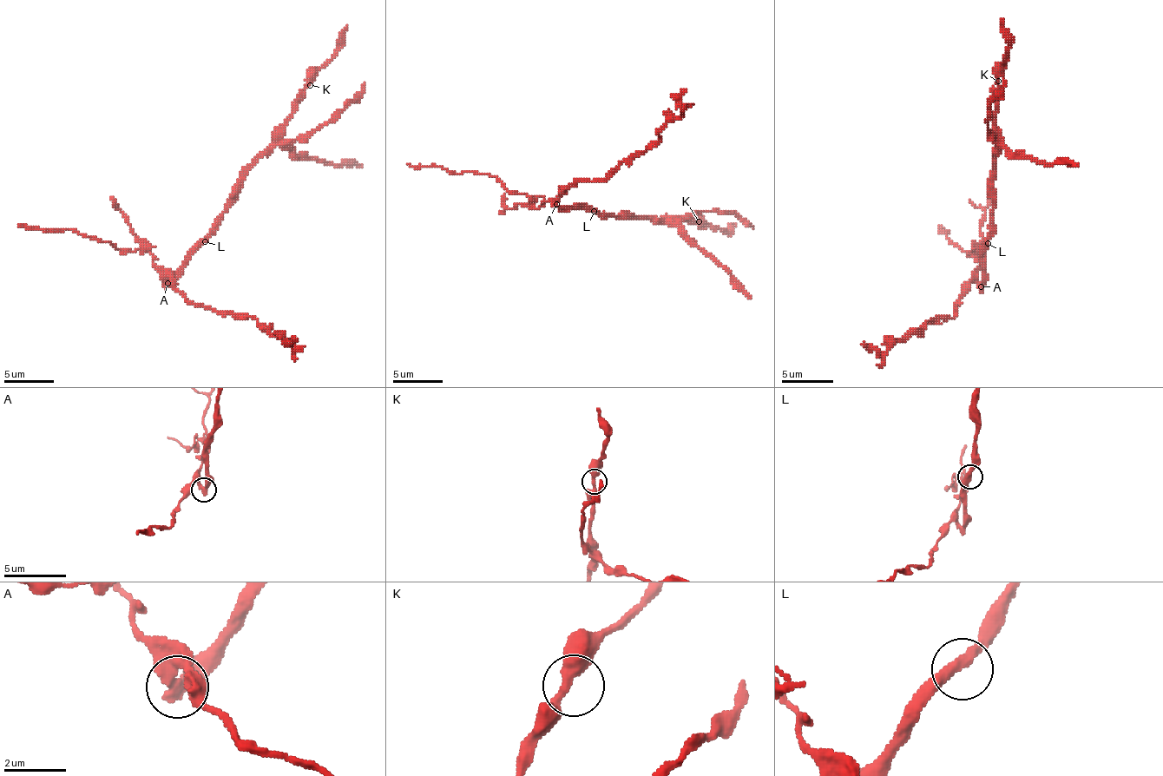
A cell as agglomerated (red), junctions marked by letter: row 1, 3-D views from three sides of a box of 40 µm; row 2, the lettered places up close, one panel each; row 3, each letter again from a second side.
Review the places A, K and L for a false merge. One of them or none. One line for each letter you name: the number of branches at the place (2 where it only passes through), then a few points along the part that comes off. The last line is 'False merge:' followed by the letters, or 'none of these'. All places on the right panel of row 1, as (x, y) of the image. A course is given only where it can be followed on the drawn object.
A: 2 branches meet; foreign part runs (980, 287), (975, 279), (956, 305), (956, 313), (929, 321), (918, 332), (895, 342), (882, 354), (861, 344)
False merge: A

